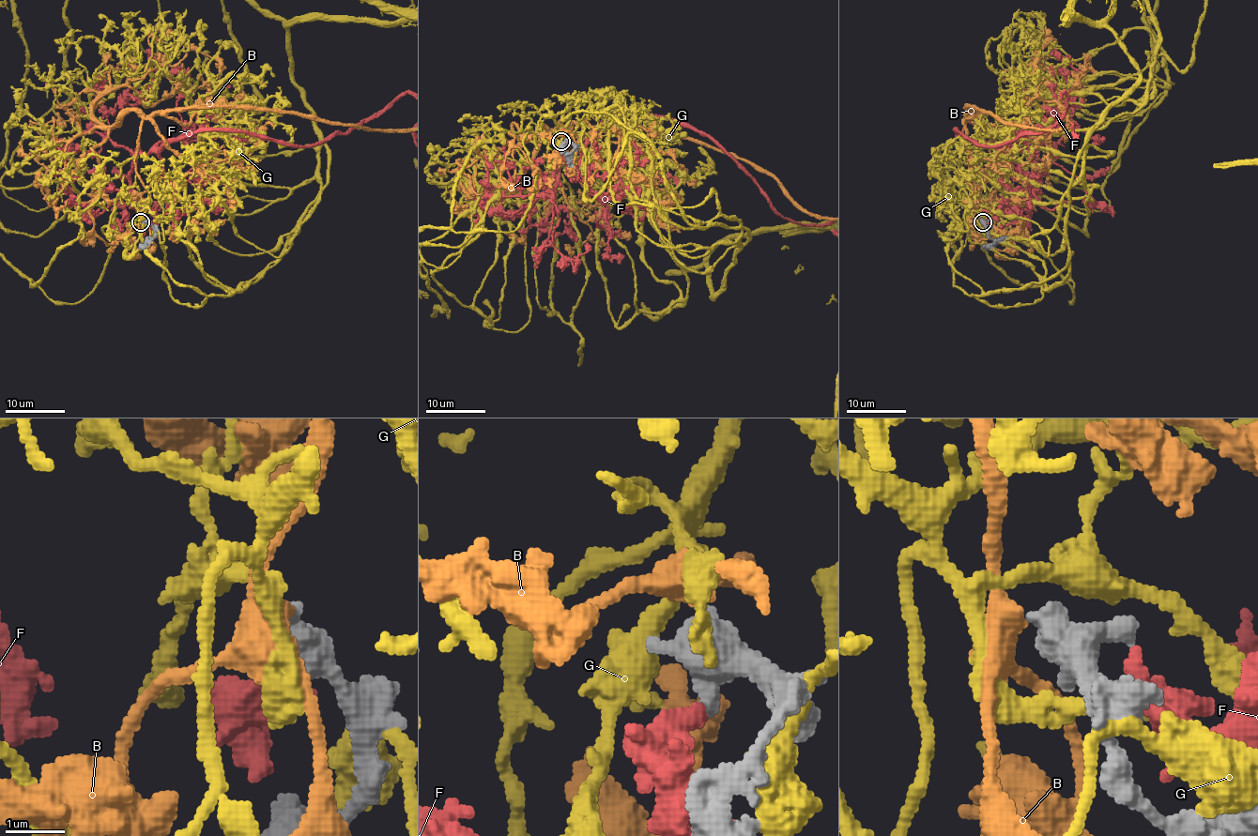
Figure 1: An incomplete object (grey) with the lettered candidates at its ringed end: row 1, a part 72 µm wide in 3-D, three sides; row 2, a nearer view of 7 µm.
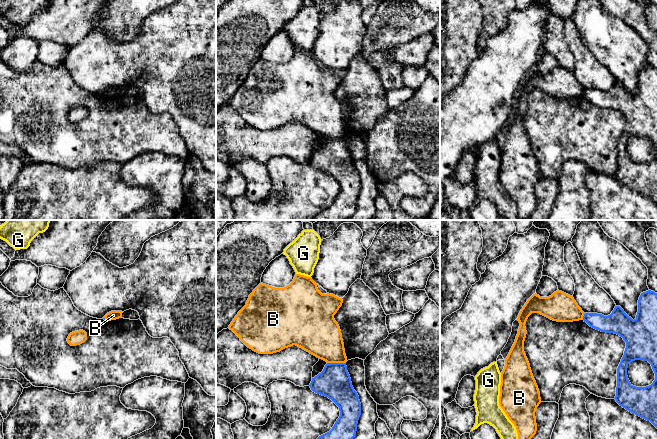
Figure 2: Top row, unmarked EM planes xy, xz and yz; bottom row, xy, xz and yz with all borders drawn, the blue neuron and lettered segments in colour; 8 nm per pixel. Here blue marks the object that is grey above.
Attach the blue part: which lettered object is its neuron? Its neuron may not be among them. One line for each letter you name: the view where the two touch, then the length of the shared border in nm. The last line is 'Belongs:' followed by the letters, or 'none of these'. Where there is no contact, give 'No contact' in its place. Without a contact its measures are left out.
Belongs: none of these

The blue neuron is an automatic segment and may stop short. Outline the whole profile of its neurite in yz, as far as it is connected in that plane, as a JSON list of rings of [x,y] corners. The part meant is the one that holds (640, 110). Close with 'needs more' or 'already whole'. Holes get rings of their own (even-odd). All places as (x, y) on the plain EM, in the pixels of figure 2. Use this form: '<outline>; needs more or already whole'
[[[641,69],[638,88],[633,96],[620,82],[608,92],[585,89],[584,98],[590,103],[623,114],[626,124],[617,144],[616,178],[636,192],[650,197],[657,204],[657,69]],[[635,136],[648,137],[655,156],[646,163],[633,162],[627,152],[628,140]]]; already whole

